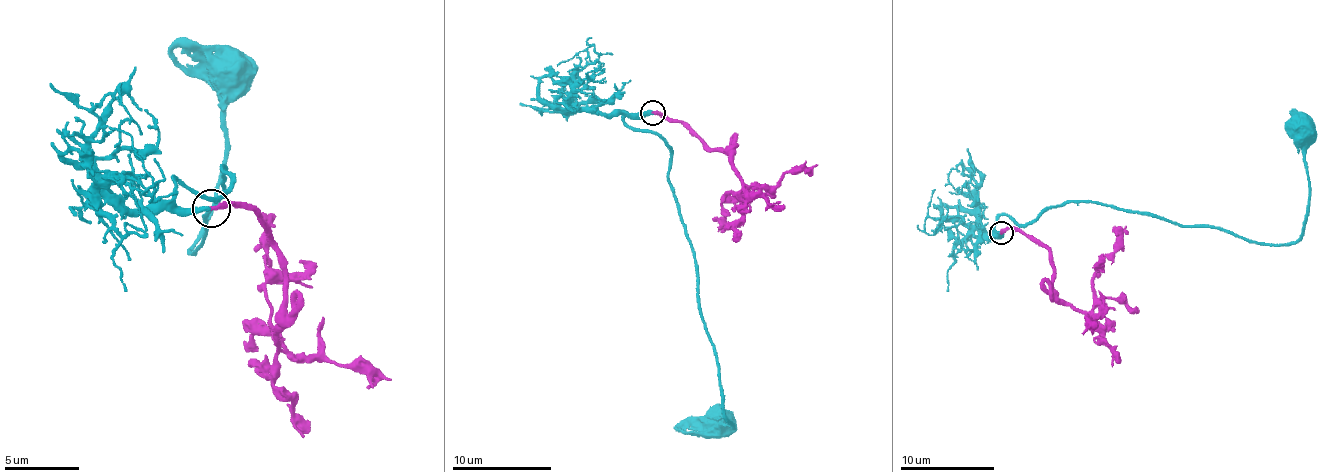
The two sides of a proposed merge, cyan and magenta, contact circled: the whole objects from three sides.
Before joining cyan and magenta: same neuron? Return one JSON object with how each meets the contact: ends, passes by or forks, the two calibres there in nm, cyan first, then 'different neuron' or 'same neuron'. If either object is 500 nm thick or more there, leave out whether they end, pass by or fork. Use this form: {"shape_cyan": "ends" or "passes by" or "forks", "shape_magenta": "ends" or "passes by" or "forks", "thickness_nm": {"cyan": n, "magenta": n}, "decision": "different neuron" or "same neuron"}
{"shape_cyan": "ends", "shape_magenta": "ends", "thickness_nm": {"cyan": 320, "magenta": 300}, "decision": "same neuron"}

